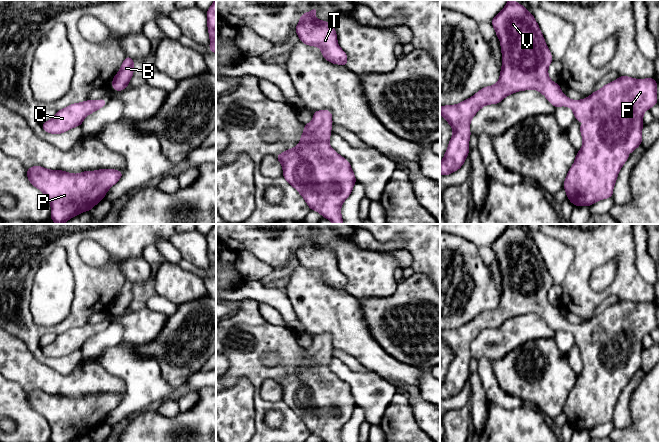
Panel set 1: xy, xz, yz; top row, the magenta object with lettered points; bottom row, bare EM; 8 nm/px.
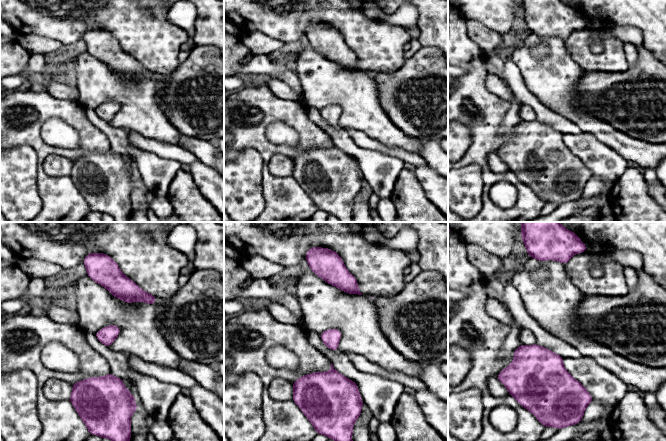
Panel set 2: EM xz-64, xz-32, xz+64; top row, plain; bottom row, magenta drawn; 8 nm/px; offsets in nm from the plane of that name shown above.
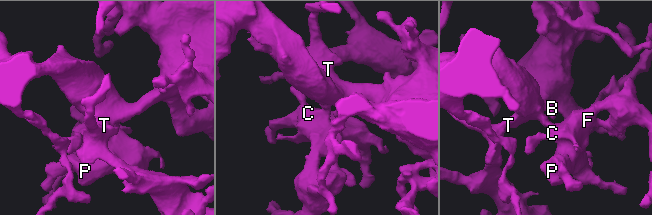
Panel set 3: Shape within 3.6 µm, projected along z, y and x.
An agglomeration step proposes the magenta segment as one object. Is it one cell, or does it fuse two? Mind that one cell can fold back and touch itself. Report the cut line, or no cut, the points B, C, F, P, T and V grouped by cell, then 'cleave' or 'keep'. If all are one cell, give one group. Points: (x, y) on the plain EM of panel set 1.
cut none; groups B C F P T V; keep

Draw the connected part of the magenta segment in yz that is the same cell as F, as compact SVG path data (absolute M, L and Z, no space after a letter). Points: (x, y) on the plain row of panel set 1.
M508 224L506 230L490 247L495 252L496 259L499 261L501 268L502 292L500 302L495 309L482 312L472 321L457 329L440 330L440 338L453 353L453 359L447 375L443 384L440 386L440 399L449 399L460 393L464 388L469 377L469 363L471 360L470 345L483 330L497 328L506 320L517 315L535 313L541 316L555 332L559 330L568 330L571 332L577 345L584 345L587 342L591 345L589 349L579 348L583 369L577 376L575 386L565 402L563 412L567 417L567 423L574 430L591 430L602 423L612 422L613 411L619 395L629 380L642 367L643 338L646 334L649 334L658 327L657 306L655 303L634 303L627 300L619 300L618 303L607 307L600 314L594 315L589 321L583 324L570 324L561 316L560 308L554 307L548 300L548 291L553 286L551 276L545 267L545 263L535 242L523 229L516 227L514 224Z

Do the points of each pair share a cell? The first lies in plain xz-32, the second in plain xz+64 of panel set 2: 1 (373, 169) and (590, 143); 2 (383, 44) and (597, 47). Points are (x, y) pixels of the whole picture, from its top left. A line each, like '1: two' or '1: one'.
1: one
2: two

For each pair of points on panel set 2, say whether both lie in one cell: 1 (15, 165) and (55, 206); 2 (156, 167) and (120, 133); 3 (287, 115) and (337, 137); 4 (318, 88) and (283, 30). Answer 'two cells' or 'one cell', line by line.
1: two cells
2: one cell
3: two cells
4: two cells

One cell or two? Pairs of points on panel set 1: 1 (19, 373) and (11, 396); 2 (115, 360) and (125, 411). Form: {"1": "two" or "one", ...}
{"1": "two", "2": "one"}

